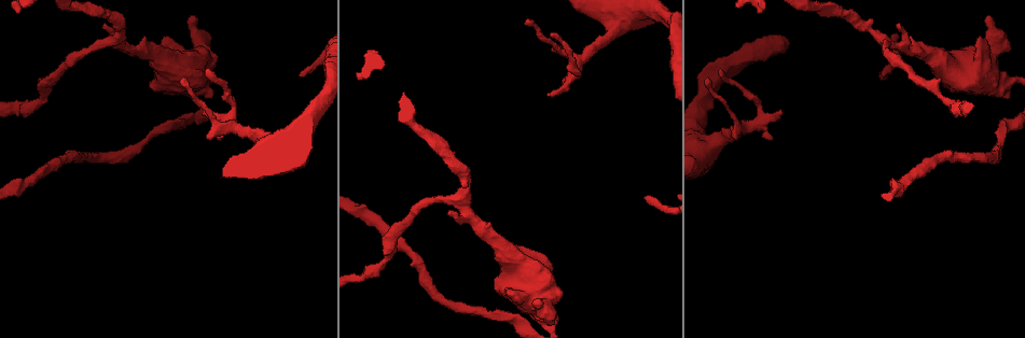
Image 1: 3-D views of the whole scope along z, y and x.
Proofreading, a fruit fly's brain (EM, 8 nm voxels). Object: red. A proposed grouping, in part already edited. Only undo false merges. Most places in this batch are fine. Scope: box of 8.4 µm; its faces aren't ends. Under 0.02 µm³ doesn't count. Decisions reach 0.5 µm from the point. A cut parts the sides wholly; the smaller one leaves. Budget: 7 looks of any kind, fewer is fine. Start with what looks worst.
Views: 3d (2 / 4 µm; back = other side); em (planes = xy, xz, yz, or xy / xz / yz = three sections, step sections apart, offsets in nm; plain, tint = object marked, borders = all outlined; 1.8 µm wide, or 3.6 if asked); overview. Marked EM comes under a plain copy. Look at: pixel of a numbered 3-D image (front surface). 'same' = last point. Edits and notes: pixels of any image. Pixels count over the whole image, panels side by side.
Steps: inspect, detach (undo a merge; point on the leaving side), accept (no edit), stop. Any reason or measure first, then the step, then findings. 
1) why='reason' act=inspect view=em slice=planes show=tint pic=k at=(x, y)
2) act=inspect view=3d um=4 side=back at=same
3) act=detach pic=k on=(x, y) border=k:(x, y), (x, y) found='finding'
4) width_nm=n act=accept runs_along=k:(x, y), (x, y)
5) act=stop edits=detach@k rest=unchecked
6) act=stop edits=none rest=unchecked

why='narrows sharply' act=inspect view=3d um=4 pic=1 at=(890, 43)

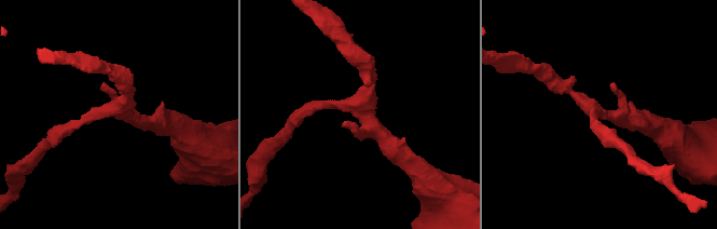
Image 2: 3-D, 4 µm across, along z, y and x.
act=inspect view=em slice=planes show=tint pic=2 at=(356, 107)

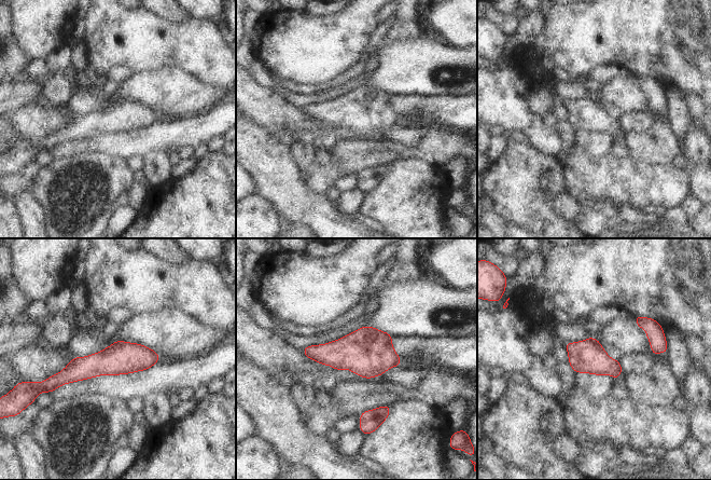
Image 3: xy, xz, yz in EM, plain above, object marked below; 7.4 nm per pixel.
width_nm=240 act=accept runs_along=3:(156, 357), (117, 358), (55, 382) found='continuous, no second cell'

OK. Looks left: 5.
why='a fork' act=inspect view=em slice=xz step=8 show=tint pic=1 at=(579, 64)

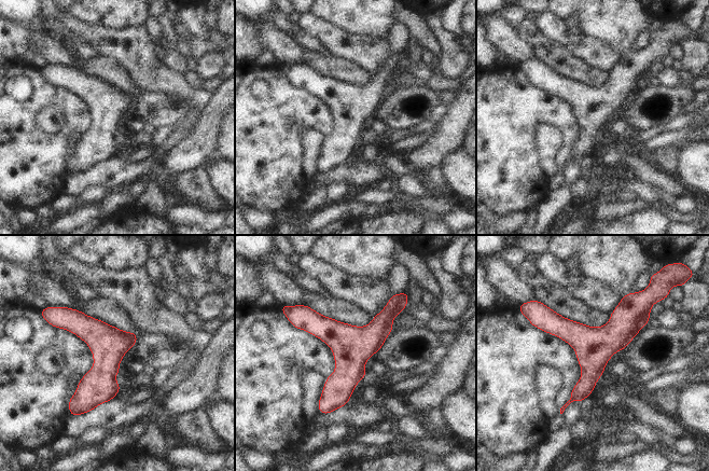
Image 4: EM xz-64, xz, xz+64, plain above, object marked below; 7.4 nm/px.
act=inspect view=em slice=planes show=borders at=same

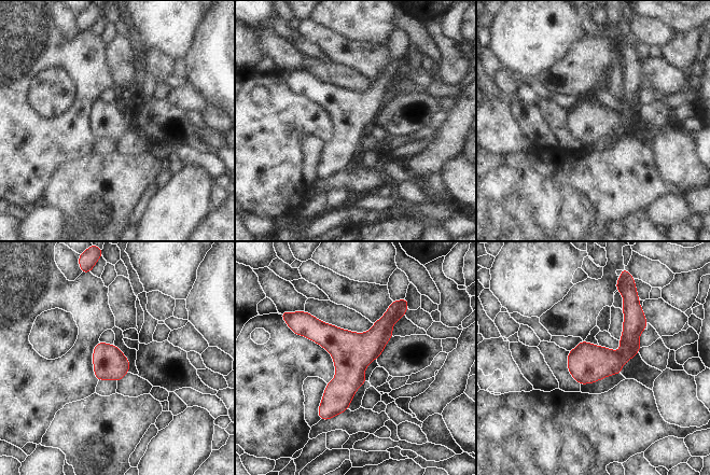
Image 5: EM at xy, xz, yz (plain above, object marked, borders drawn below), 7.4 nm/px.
act=accept found='continuous, no second cell'

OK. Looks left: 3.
why='calibre changes' act=inspect view=em um=3.6 slice=xz step=4 show=tint pic=1 at=(992, 77)

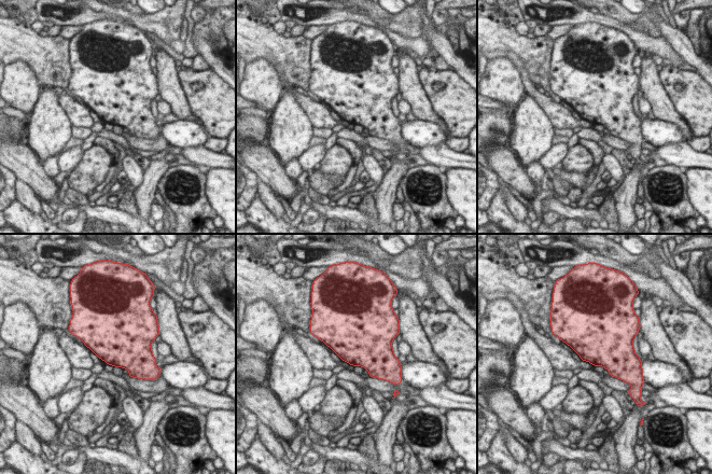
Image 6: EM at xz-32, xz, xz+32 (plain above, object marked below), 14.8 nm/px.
act=inspect view=em um=3.6 slice=planes show=tint at=same

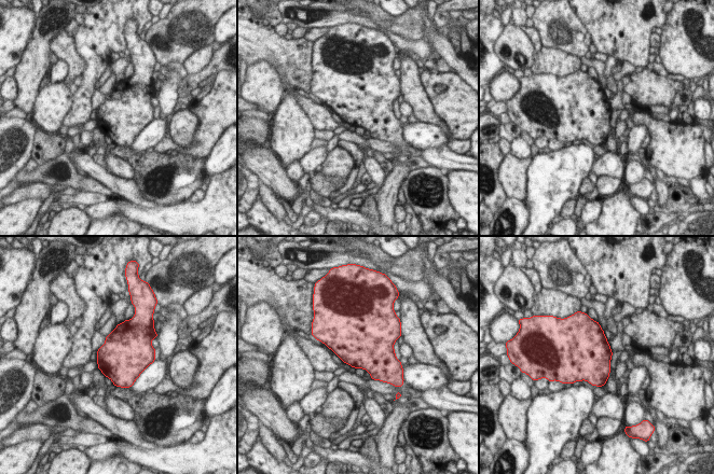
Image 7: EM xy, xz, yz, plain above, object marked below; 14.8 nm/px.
act=accept found='one cell here'

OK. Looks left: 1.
act=stop edits=none rest=unchecked

